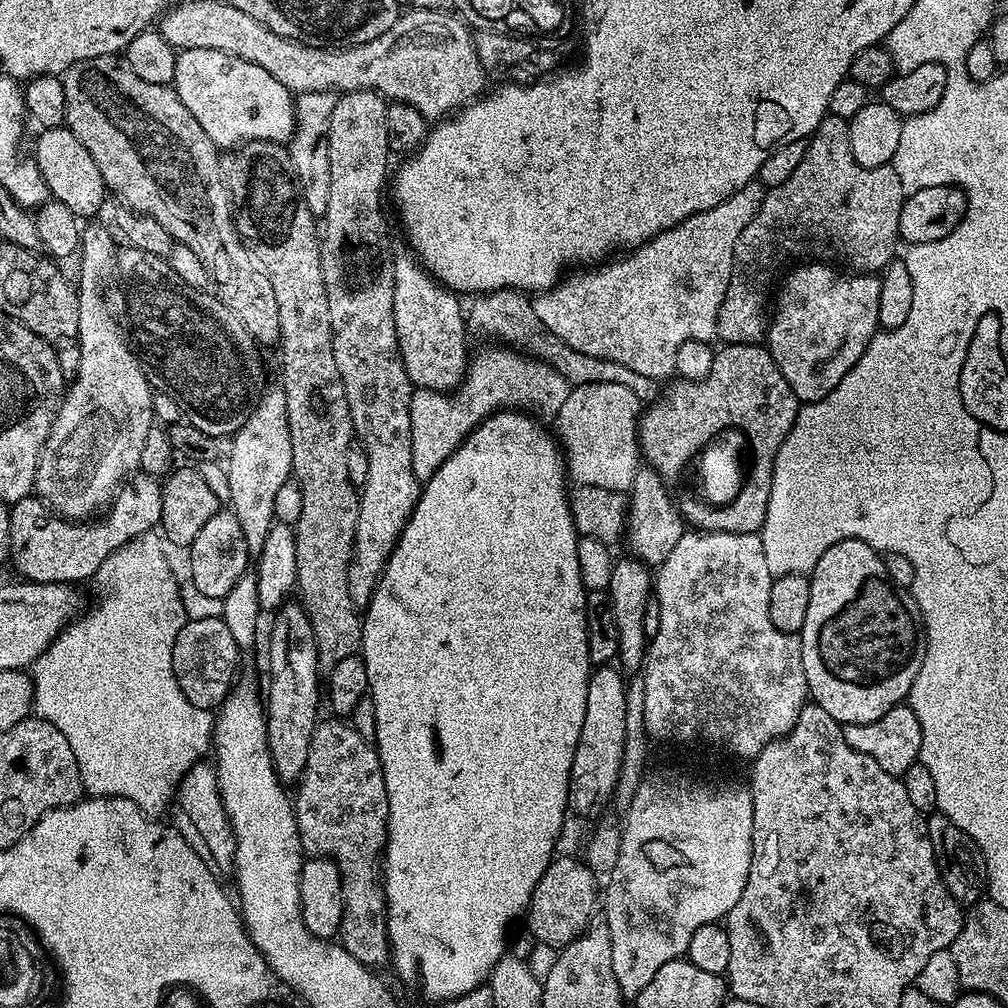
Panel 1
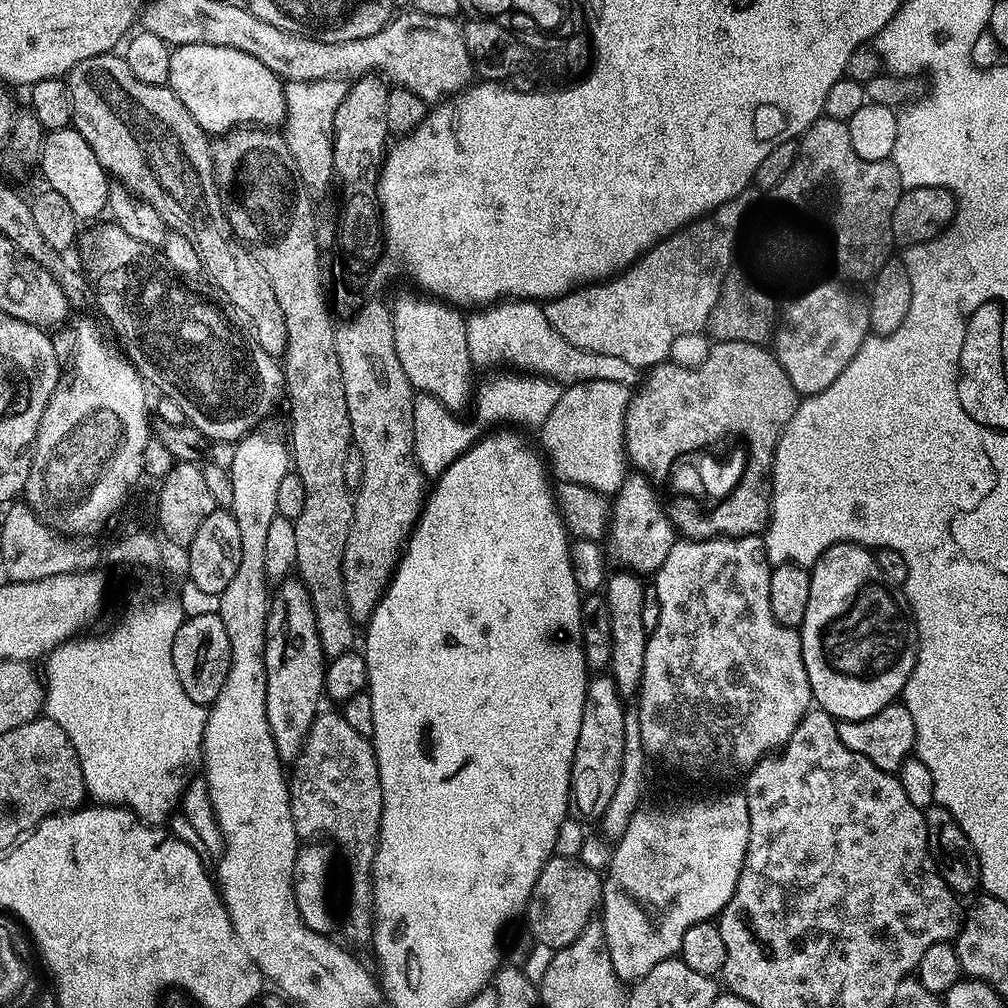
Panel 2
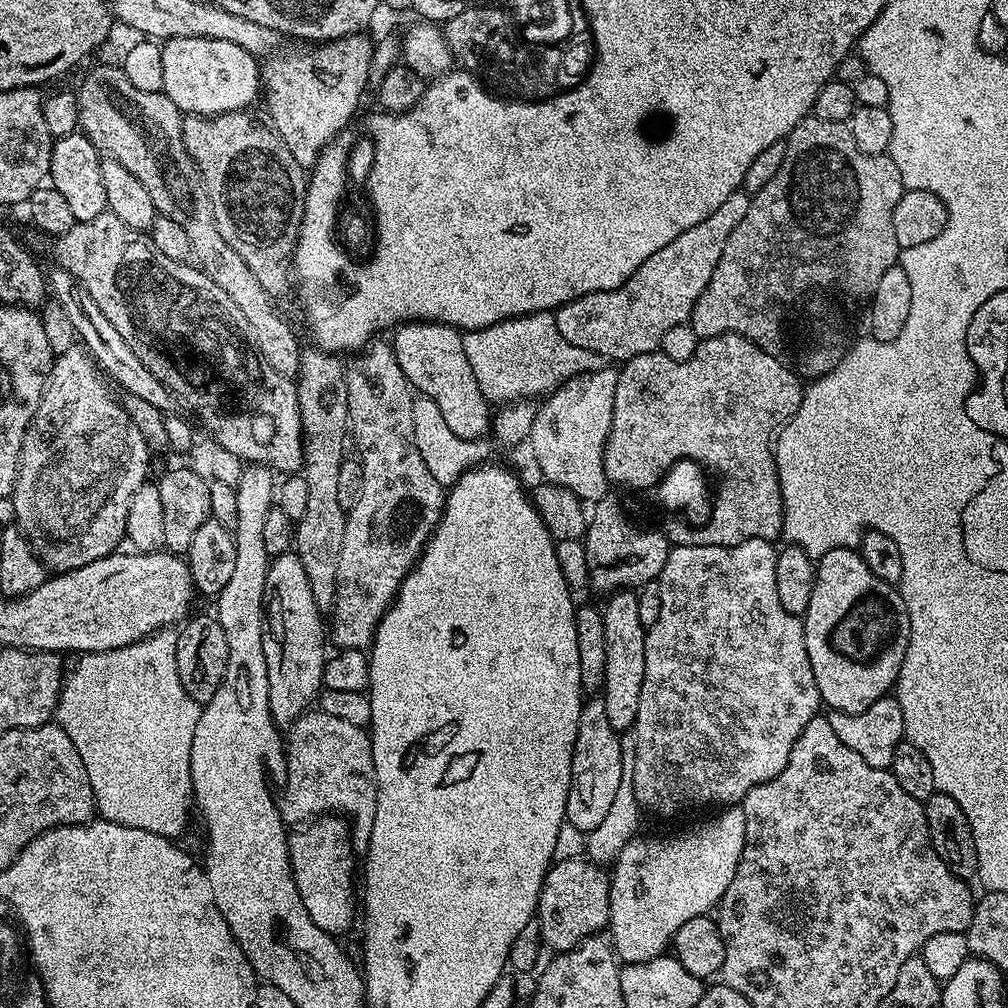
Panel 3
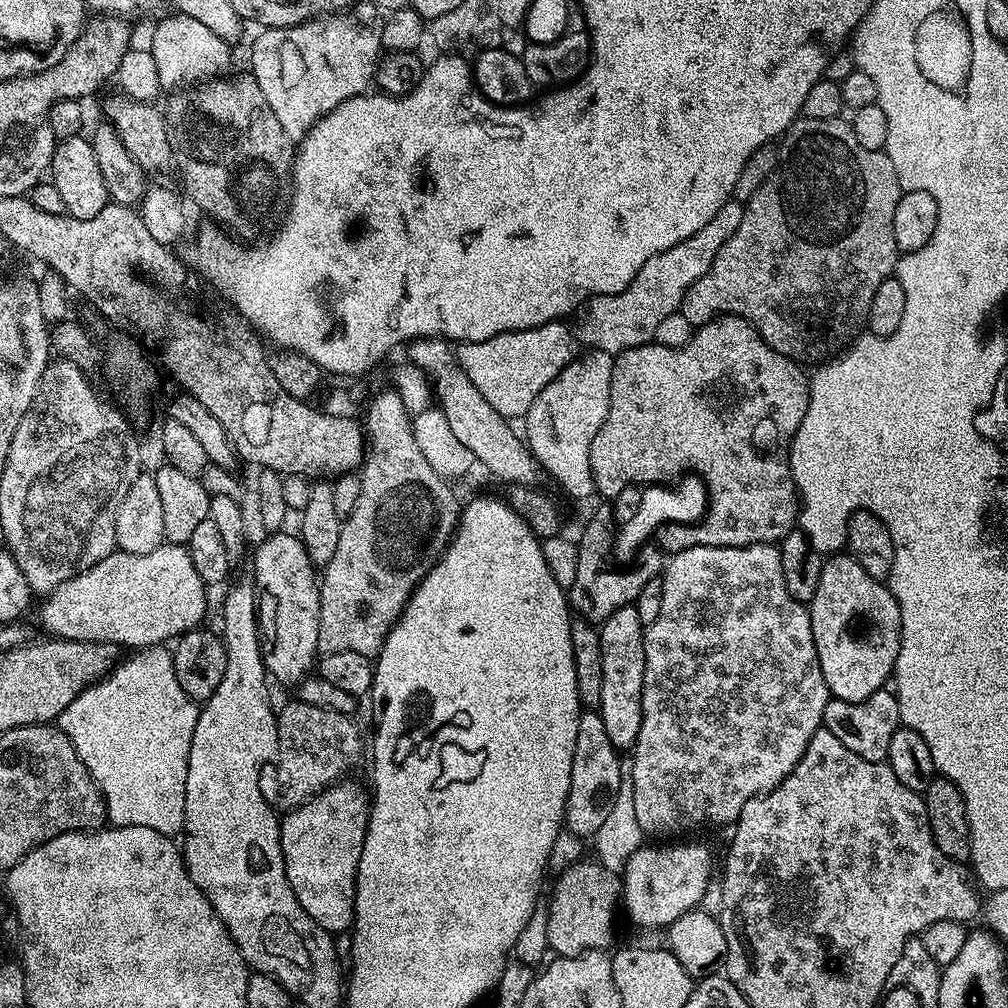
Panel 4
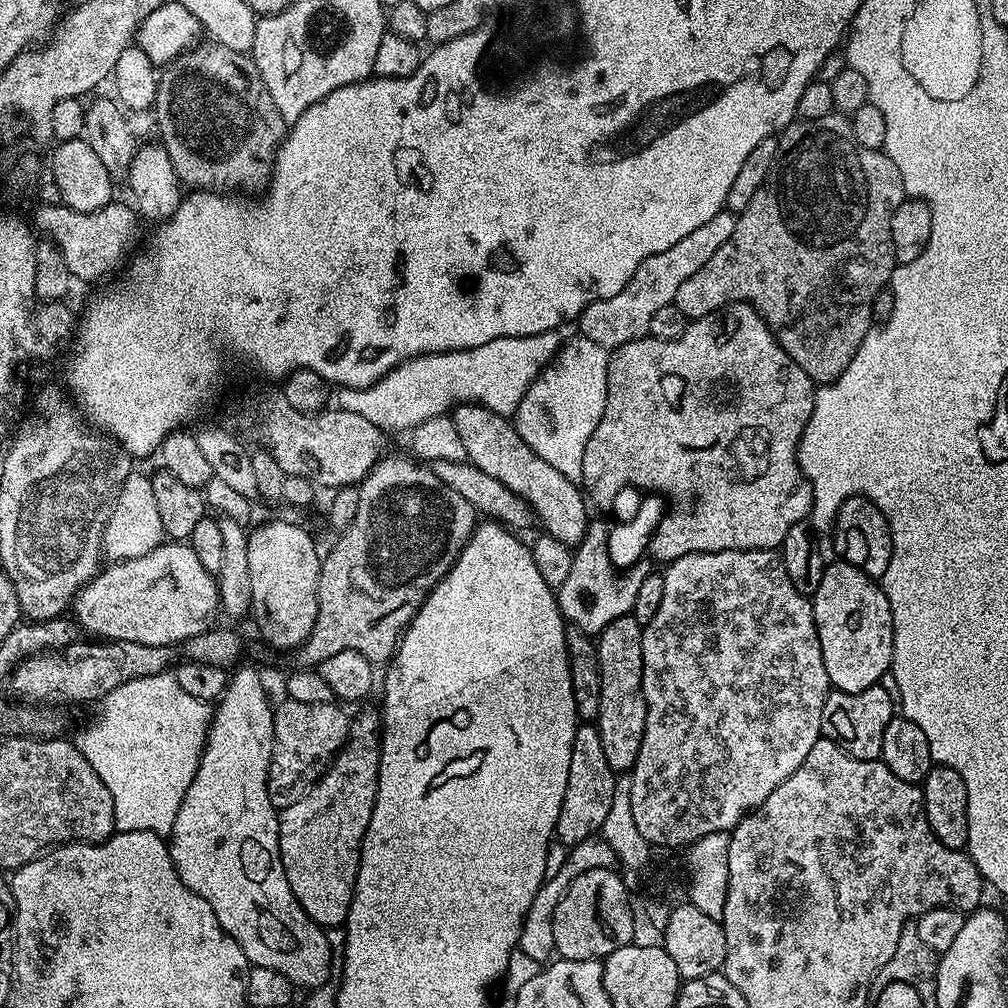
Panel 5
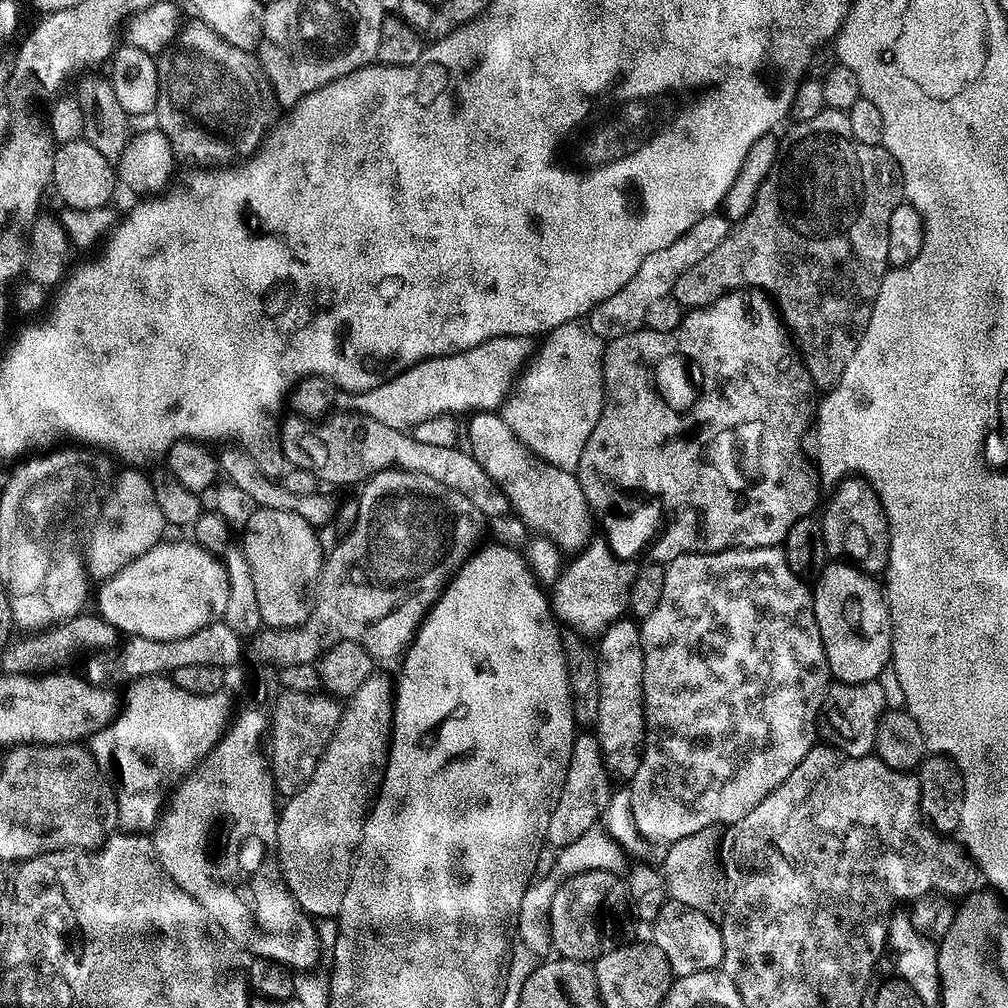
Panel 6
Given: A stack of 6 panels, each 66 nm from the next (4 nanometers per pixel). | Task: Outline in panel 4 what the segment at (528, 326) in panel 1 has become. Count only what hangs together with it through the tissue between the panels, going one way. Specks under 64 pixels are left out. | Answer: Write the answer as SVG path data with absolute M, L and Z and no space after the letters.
M552 320L530 330L503 332L494 338L478 343L460 344L457 360L478 392L505 418L523 418L528 415L534 398L562 374L562 370L578 355L578 341L571 327L559 320Z

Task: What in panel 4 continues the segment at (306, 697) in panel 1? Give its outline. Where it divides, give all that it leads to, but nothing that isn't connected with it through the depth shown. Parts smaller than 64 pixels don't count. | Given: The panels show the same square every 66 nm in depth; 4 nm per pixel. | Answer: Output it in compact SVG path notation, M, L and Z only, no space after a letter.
M288 530L276 531L264 536L265 540L256 548L256 557L252 560L251 579L256 585L256 619L260 626L260 652L264 656L264 667L273 681L280 684L291 684L297 686L305 680L305 677L313 671L318 660L316 647L318 646L318 626L320 625L320 582L318 579L317 565L310 562L310 554L306 554L306 546L301 542L299 535L288 533Z

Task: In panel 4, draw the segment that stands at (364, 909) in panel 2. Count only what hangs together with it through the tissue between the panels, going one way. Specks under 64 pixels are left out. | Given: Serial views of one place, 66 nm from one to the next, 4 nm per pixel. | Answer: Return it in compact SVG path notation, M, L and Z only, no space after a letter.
M297 698L291 700L284 709L276 712L278 759L274 769L280 783L281 809L284 810L302 806L337 783L345 774L351 773L348 771L360 756L360 732L351 715L308 705Z

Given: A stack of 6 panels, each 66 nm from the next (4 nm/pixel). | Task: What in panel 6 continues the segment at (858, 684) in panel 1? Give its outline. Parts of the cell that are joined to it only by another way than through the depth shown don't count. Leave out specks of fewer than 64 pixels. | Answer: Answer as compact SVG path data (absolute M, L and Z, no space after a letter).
M829 562L814 581L814 618L822 634L829 673L839 683L857 684L880 680L892 658L892 623L885 593L869 573L853 564Z

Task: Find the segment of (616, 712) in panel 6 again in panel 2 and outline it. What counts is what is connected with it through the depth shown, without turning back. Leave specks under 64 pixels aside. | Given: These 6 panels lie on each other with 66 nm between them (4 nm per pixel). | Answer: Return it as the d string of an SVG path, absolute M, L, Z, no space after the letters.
M616 570L607 577L602 589L604 601L610 610L610 634L612 635L612 662L610 675L621 697L635 697L640 691L642 666L646 662L646 642L648 631L642 626L642 602L644 601L645 581L627 571Z

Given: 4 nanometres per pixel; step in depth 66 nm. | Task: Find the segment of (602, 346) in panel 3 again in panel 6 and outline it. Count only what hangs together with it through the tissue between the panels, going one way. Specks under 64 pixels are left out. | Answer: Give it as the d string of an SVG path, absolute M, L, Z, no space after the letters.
M723 214L703 216L701 220L694 222L694 226L690 226L690 230L686 230L686 234L674 238L670 246L662 250L654 250L654 254L646 254L634 278L630 278L630 282L626 282L626 286L622 286L618 294L610 294L606 302L594 306L594 310L588 313L586 323L590 331L605 342L622 338L622 334L639 332L644 327L646 309L651 303L658 298L671 296L674 282L678 282L678 278L682 278L682 274L690 270L690 266L706 258L706 254L711 254L720 245L722 238L726 238L729 227L730 222Z

